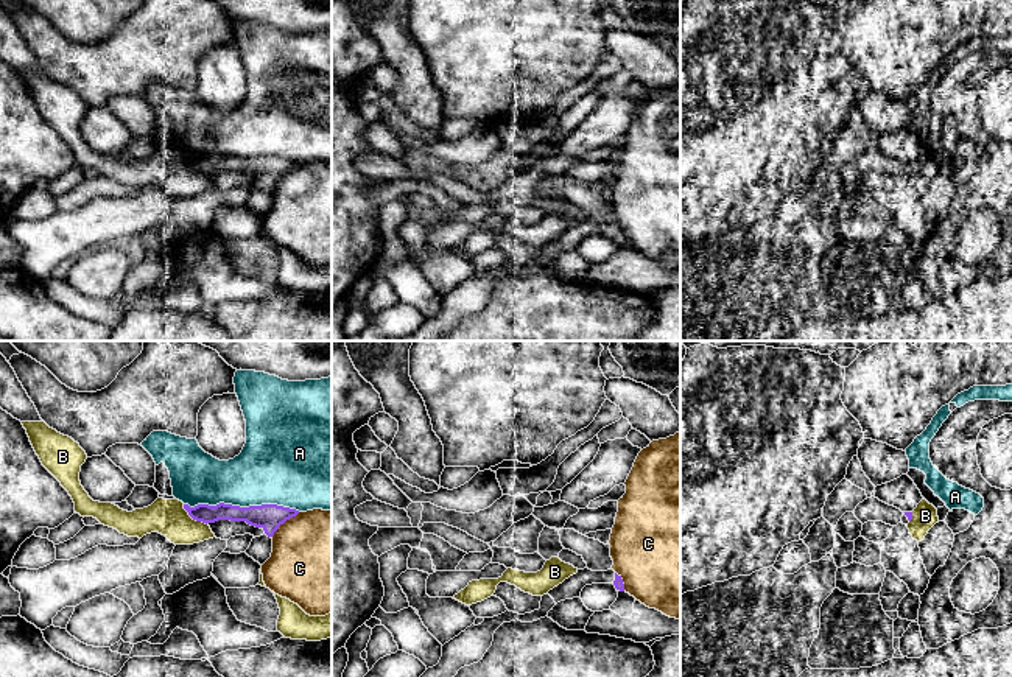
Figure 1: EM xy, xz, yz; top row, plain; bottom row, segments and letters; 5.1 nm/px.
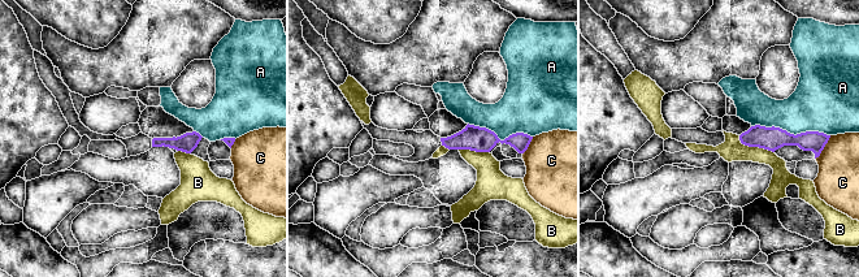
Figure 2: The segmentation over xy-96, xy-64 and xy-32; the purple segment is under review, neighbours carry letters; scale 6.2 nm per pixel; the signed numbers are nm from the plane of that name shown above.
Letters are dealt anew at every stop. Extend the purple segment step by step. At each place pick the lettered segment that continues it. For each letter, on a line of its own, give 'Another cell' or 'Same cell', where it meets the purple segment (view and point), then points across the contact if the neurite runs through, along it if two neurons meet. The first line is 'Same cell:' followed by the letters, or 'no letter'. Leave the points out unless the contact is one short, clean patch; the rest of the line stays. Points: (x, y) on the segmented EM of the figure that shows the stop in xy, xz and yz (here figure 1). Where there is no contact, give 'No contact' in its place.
Same cell: no letter
A: Another cell. Touches purple at xy (242, 508)
B: Another cell. Touches purple at xy (193, 519)
C: Another cell. Touches purple at xy (284, 522)

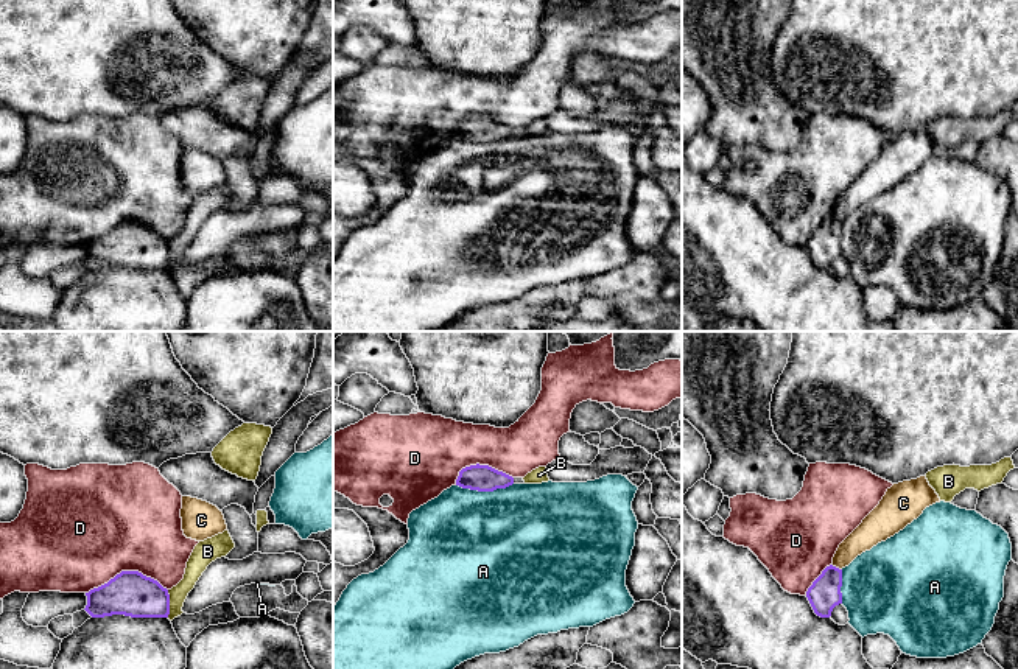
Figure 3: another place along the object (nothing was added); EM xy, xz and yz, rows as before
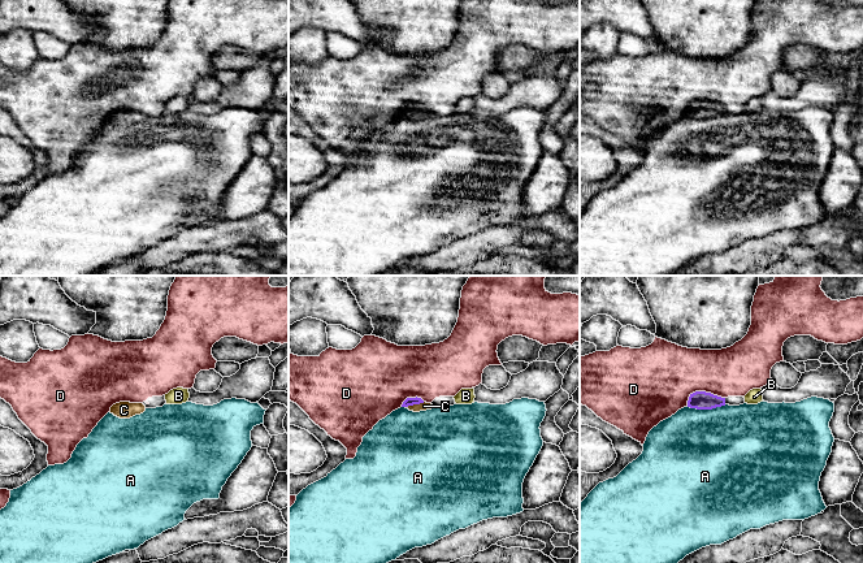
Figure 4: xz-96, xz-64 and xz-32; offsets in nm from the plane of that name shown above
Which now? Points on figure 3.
Same cell: no letter
A: Another cell. Touches purple at xz (484, 490). Boundary: xz (512, 483), (492, 490), (470, 490), (456, 486)
B: Another cell. Touches purple at xy (168, 604). Boundary: xy (167, 590), (168, 616)
C: Another cell. Touches purple at yz (835, 567). Boundary: yz (831, 563), (841, 570)
D: Another cell. Touches purple at xy (126, 571)

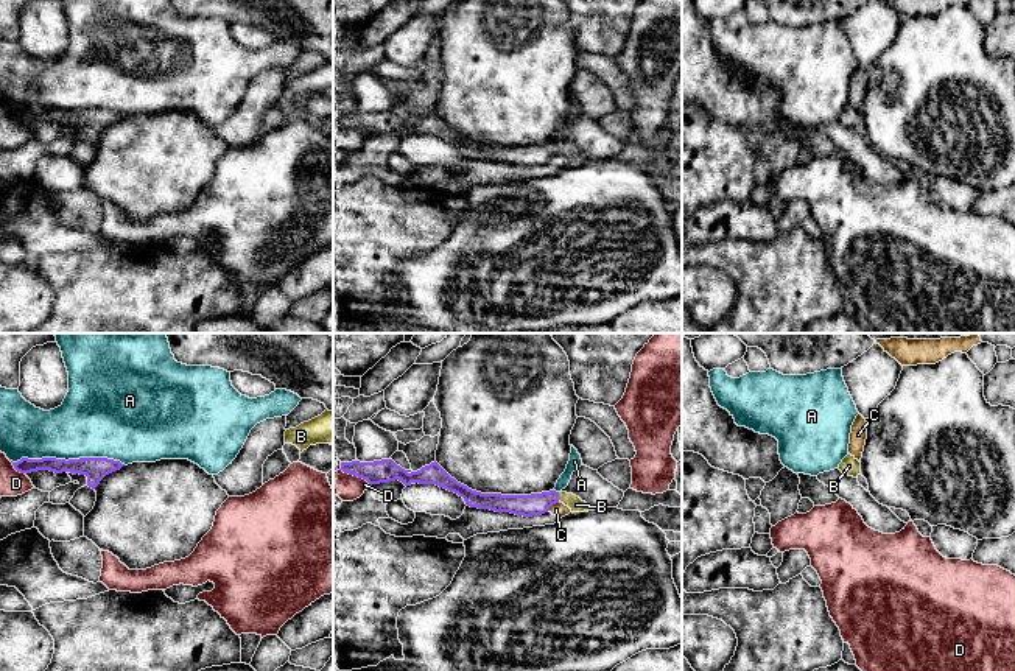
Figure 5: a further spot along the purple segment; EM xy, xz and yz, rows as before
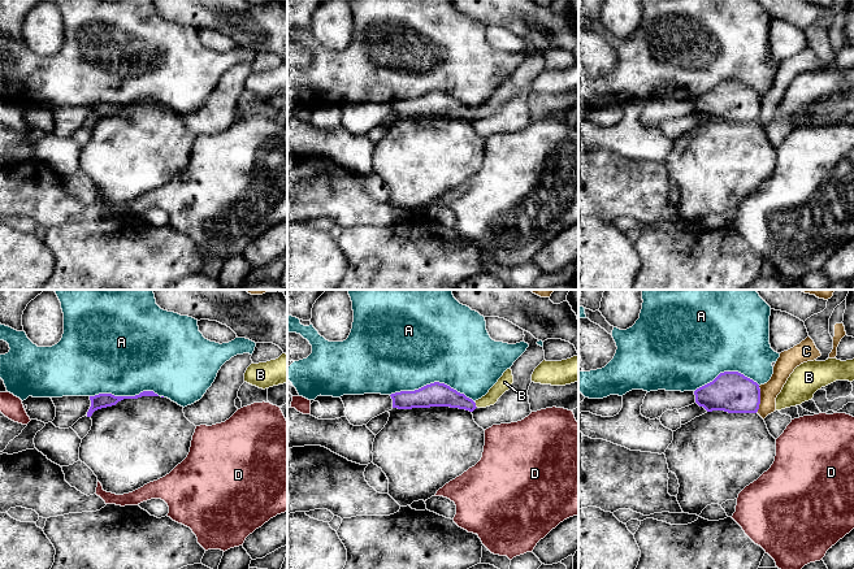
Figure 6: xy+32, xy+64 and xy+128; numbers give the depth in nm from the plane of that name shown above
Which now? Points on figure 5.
Same cell: B
A: Another cell. Touches purple at xy (69, 460)
B: Same cell. Touches purple at xz (558, 497). Path across: xz (531, 505), (558, 497), (575, 503)
C: Another cell. Touches purple at xz (553, 503). Boundary: xz (559, 502), (547, 511)
D: Another cell. Touches purple at xy (16, 469)

